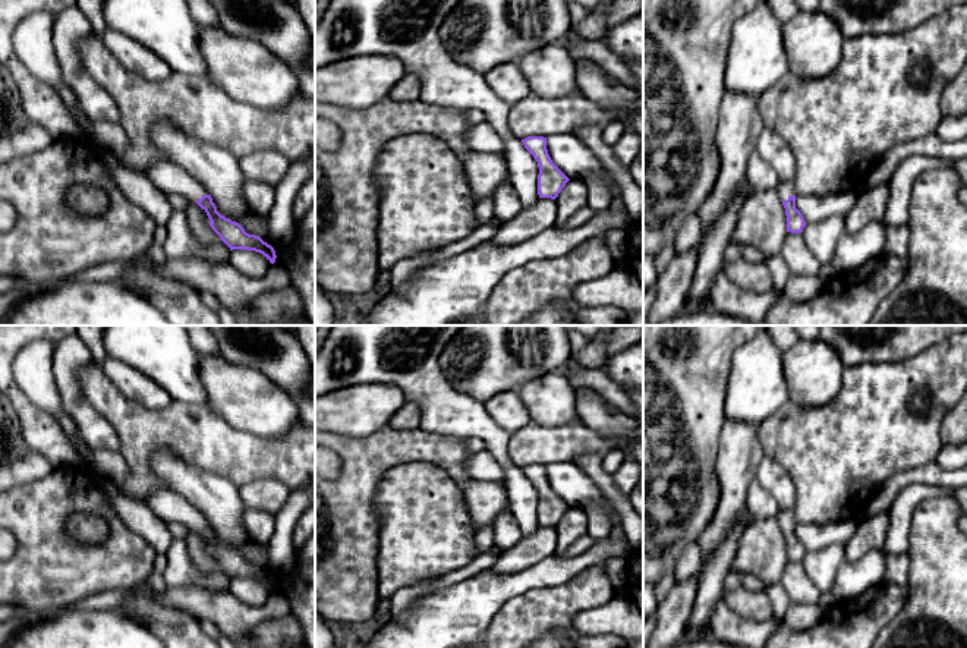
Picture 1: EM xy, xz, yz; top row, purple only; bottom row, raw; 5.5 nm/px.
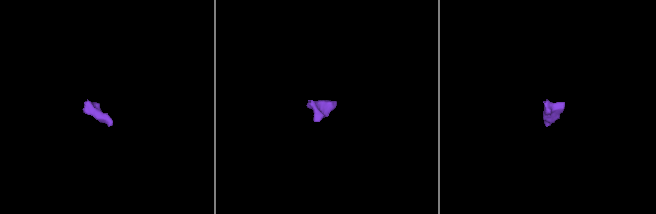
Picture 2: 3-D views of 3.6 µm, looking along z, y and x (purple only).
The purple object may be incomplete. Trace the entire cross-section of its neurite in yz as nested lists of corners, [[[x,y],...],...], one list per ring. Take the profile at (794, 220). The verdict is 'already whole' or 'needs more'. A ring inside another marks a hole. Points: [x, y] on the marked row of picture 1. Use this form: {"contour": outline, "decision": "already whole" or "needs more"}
{"contour": [[[779,180],[775,189],[782,199],[782,205],[785,208],[787,232],[801,233],[806,221],[801,213],[796,208],[794,182]]], "decision": "needs more"}

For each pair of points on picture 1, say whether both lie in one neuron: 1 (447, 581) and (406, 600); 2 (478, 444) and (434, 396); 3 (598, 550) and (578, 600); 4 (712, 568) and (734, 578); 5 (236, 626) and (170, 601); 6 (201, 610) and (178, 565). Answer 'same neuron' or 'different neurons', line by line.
1: same neuron
2: different neurons
3: different neurons
4: different neurons
5: same neuron
6: different neurons

